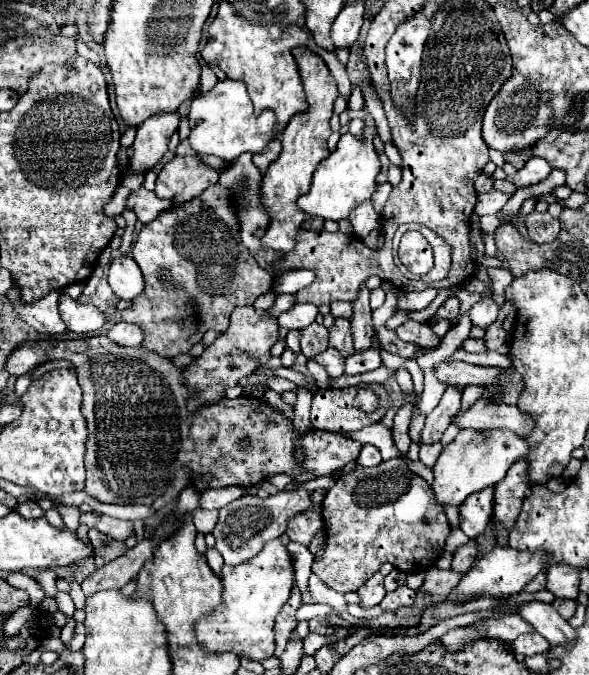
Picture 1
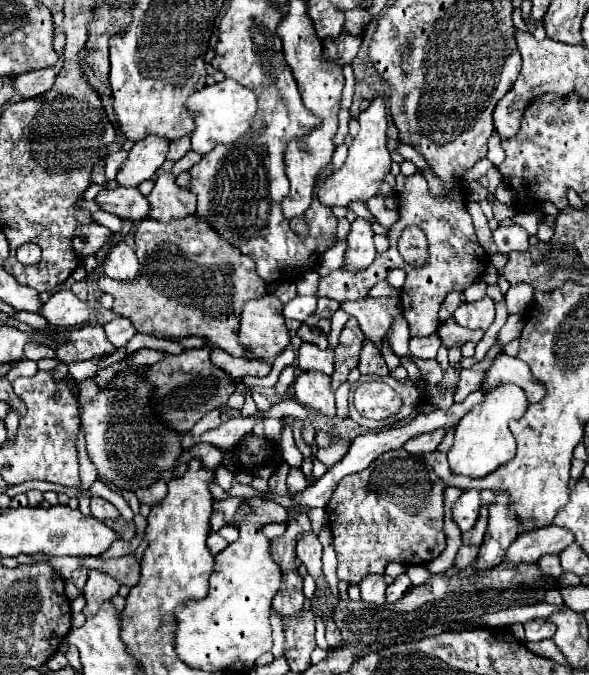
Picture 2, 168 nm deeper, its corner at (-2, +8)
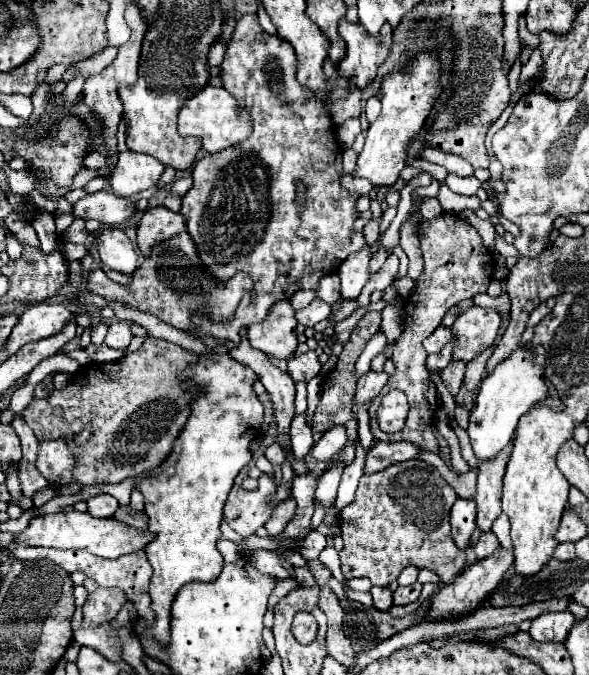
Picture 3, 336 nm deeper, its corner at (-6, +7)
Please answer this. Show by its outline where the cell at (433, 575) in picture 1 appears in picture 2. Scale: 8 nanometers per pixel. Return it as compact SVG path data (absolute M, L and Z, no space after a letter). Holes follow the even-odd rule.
M462 545L458 555L456 555L456 567L458 569L466 569L468 565L474 563L476 555L478 555L478 547L476 545Z

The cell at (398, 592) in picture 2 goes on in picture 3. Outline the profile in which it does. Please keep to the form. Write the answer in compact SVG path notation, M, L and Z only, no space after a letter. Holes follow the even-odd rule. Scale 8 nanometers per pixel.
M416 582L412 586L406 586L406 588L398 586L394 590L394 594L392 594L394 596L394 606L404 606L404 604L414 602L420 596L420 590L422 590L422 584L420 582Z

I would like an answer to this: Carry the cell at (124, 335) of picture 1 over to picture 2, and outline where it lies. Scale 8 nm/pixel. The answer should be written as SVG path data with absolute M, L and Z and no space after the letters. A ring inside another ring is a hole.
M114 317L110 323L104 325L104 329L106 329L108 341L118 349L124 347L136 335L134 325L128 319L122 319L122 317Z

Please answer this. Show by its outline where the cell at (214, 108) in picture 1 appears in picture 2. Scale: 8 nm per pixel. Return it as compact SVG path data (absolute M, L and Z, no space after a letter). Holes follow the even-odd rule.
M234 79L208 85L188 97L186 109L200 109L196 119L196 131L192 135L192 151L206 155L220 143L234 143L238 137L250 131L256 115L256 97L250 89L242 87Z

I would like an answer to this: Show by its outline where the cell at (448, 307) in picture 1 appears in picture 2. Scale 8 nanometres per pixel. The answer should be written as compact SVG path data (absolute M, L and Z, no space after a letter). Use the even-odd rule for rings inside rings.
M458 291L450 293L450 295L444 299L442 307L440 307L440 321L446 321L448 317L452 317L452 313L456 311L456 307L461 303L462 299L460 299L460 293L458 293Z

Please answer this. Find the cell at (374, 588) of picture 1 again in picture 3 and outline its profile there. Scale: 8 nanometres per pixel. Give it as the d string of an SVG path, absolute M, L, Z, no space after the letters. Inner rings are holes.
M372 586L370 590L372 598L374 598L374 608L378 610L388 610L392 606L392 592L388 588L382 586Z

